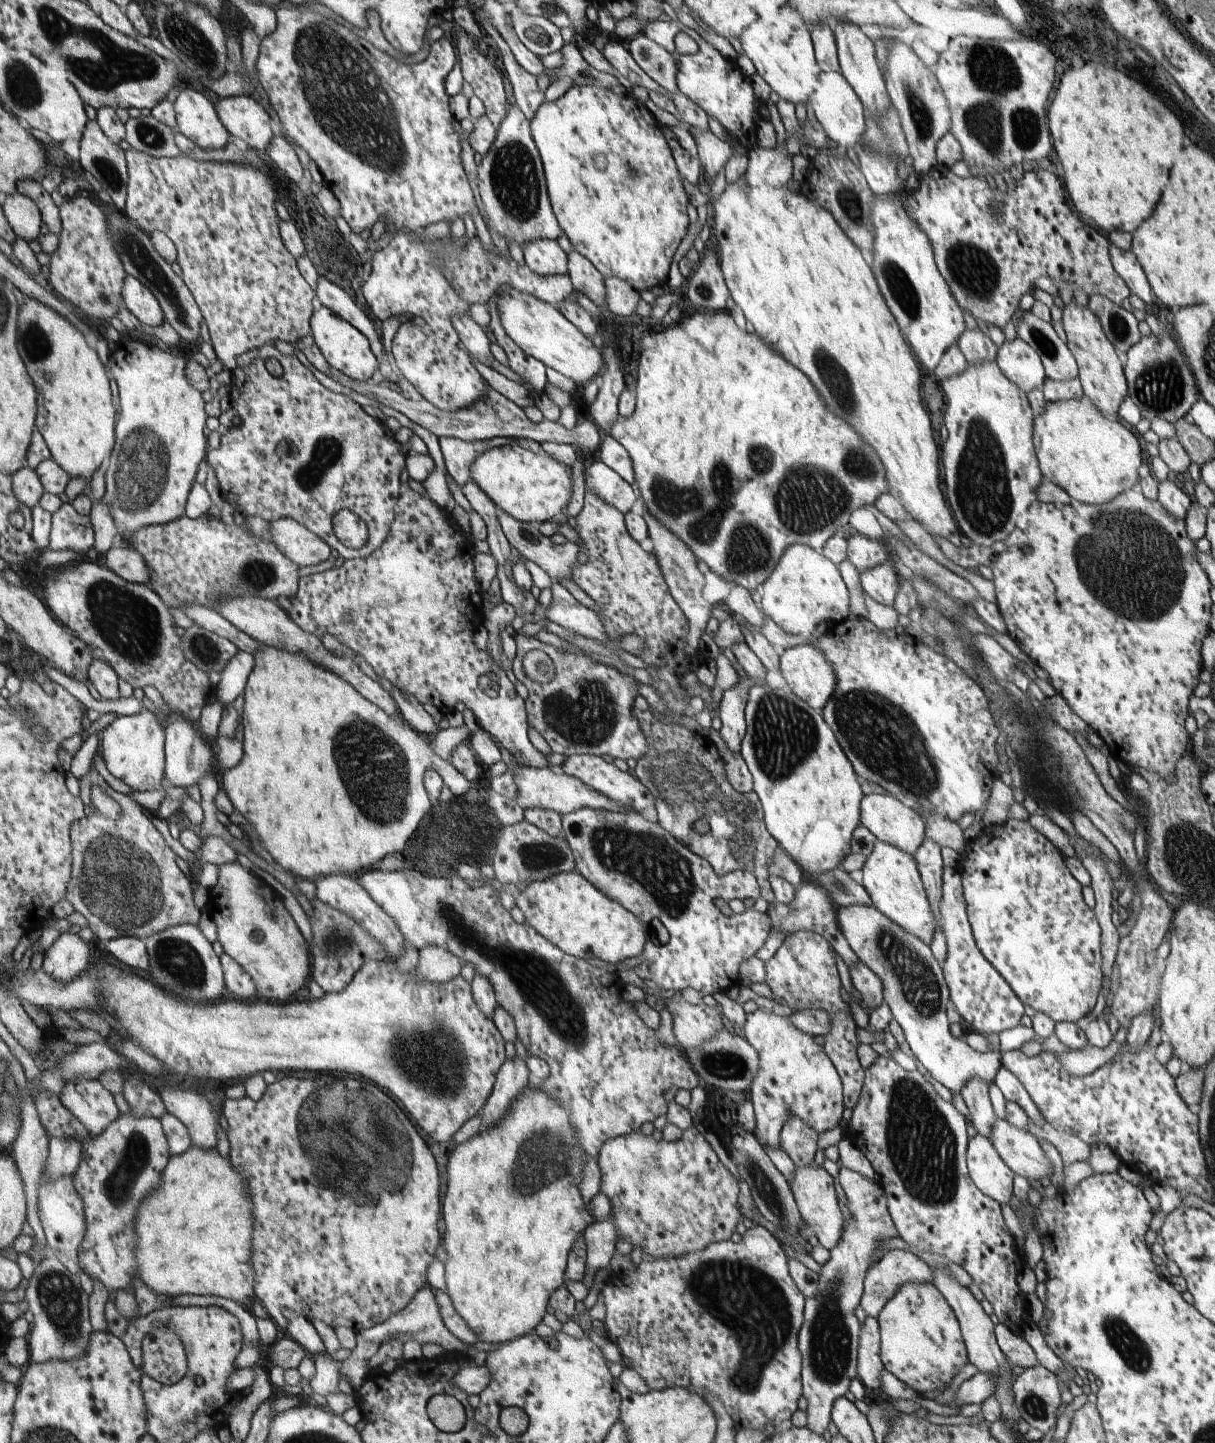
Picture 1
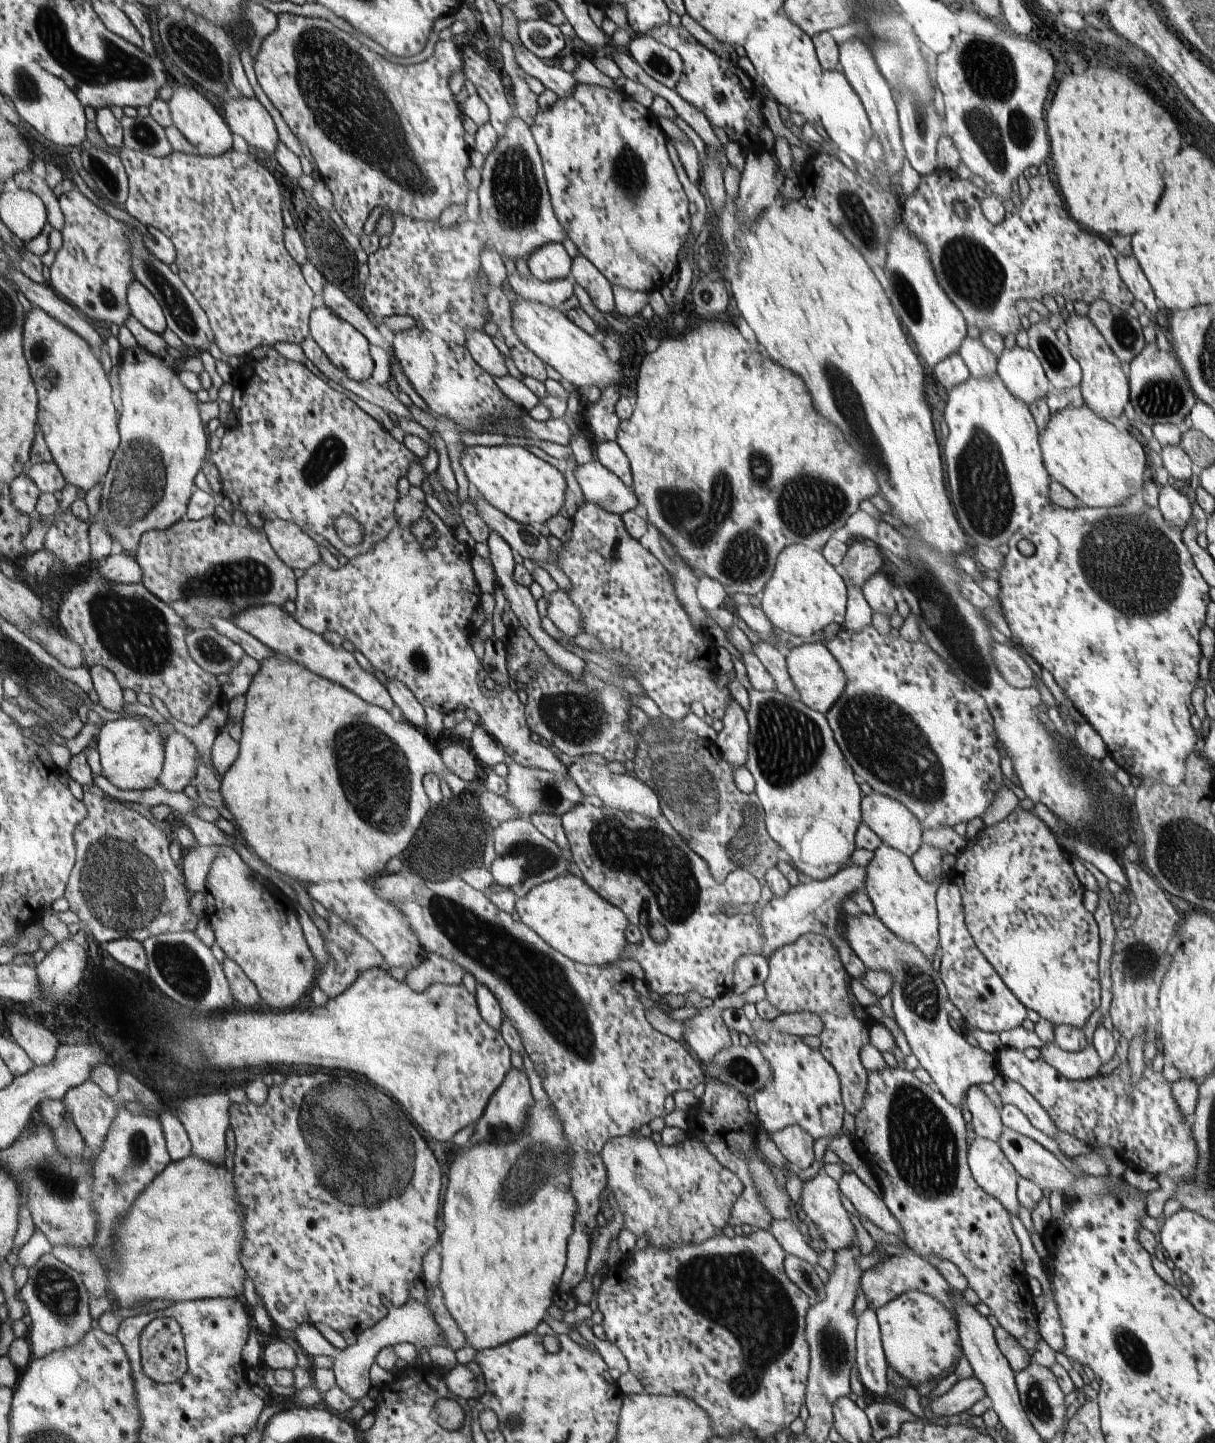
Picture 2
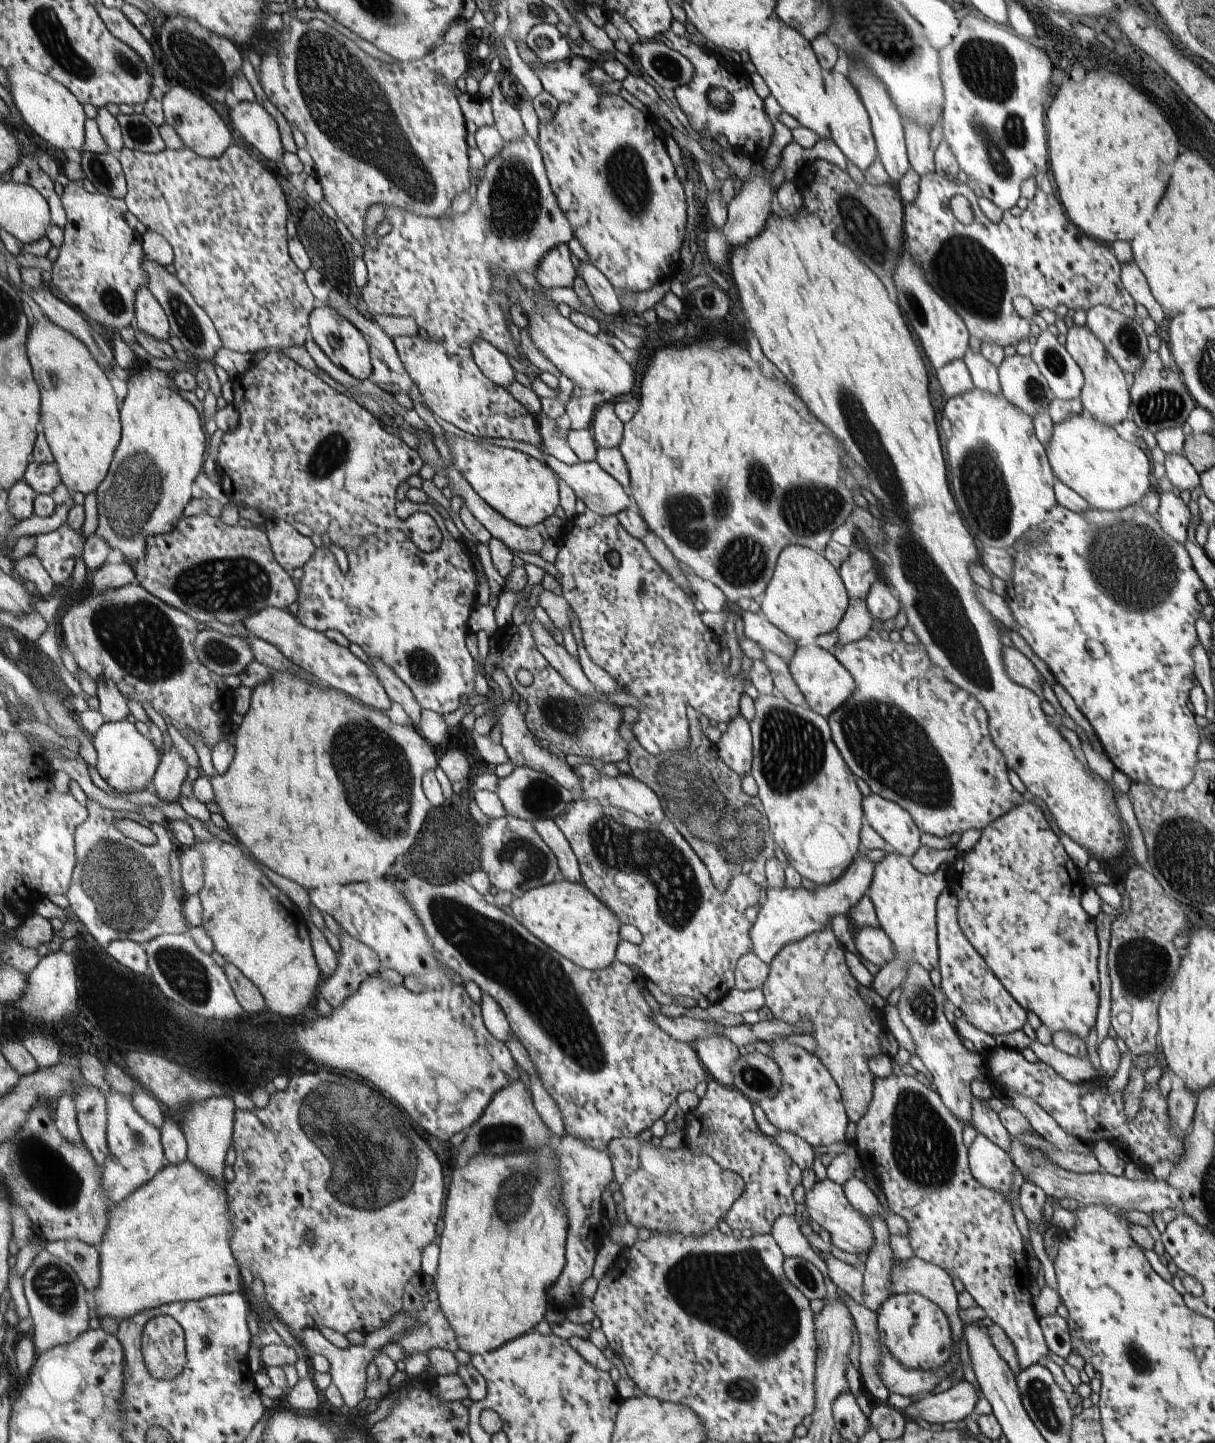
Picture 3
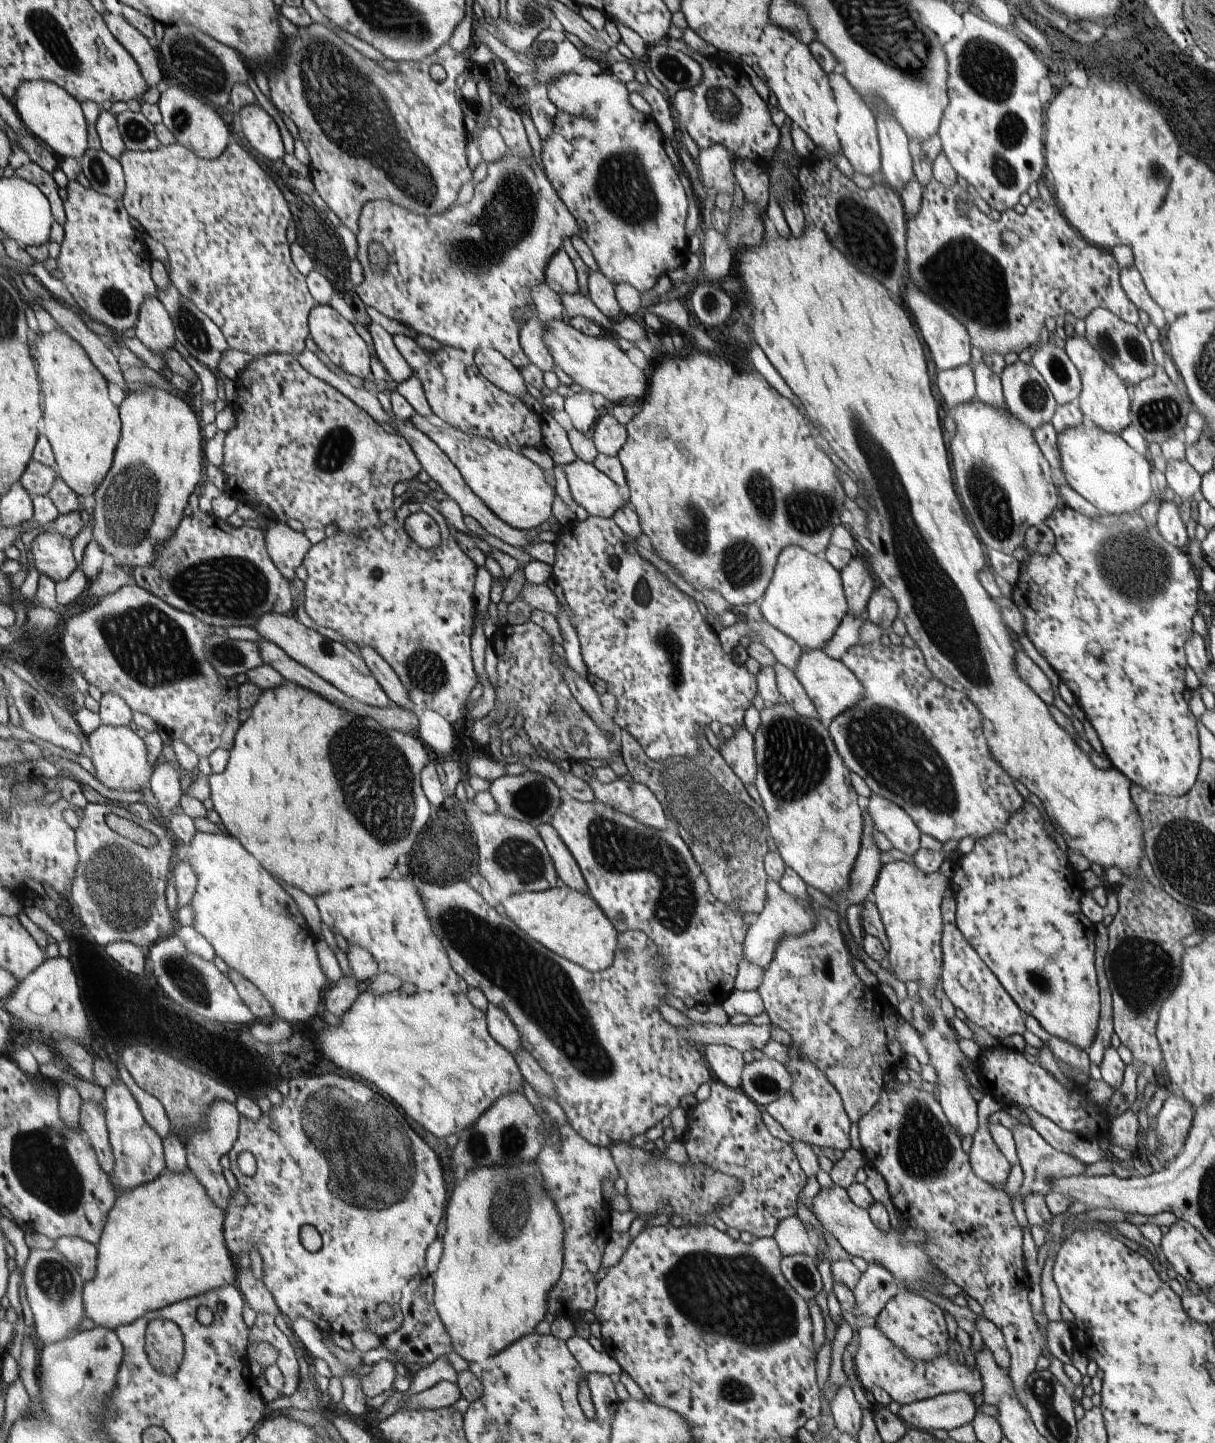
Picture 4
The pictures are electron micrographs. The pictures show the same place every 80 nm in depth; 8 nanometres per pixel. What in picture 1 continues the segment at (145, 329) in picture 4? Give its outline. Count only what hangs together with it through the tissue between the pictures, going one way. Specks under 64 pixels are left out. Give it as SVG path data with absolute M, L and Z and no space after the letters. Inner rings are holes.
M128 274L122 289L122 299L125 307L142 324L156 327L164 323L164 313L152 291Z

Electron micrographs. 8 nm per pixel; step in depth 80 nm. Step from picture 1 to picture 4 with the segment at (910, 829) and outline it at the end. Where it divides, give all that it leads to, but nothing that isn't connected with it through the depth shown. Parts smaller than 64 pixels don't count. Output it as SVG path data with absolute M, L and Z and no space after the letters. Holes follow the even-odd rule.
M872 793L866 810L875 830L880 831L898 850L914 856L921 847L921 832L903 808L895 802Z

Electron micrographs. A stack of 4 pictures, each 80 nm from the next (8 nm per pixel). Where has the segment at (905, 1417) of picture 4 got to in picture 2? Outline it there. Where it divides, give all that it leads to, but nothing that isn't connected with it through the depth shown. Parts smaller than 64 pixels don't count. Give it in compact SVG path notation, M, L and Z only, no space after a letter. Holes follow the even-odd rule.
M972 1377L958 1381L946 1394L924 1401L923 1407L929 1417L948 1417L966 1412L980 1400L986 1400L984 1386L978 1378Z

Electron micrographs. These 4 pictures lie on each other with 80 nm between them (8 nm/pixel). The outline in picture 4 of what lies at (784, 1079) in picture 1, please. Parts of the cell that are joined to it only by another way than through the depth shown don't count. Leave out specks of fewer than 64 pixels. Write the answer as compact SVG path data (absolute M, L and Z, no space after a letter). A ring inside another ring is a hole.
M794 1047L789 1048L788 1072L792 1077L791 1092L764 1106L794 1139L810 1144L819 1152L823 1149L845 1151L850 1147L851 1120L836 1087L826 1075L807 1057Z

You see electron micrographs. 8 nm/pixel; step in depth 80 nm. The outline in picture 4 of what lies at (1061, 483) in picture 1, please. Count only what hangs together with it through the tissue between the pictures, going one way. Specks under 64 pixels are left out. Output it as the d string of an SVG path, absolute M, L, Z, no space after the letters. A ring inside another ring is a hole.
M1088 417L1078 426L1069 426L1063 433L1057 433L1059 461L1066 482L1092 504L1101 514L1116 517L1122 513L1134 513L1148 500L1152 500L1150 464L1145 456L1130 447L1119 434L1109 433L1096 426Z

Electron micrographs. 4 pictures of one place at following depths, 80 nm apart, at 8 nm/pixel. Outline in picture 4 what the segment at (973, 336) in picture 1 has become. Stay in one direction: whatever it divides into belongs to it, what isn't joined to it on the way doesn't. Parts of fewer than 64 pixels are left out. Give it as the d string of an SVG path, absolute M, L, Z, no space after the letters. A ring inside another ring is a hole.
M971 361L969 364L973 368L976 398L991 407L1006 410L1001 378L994 374L984 361L977 363Z

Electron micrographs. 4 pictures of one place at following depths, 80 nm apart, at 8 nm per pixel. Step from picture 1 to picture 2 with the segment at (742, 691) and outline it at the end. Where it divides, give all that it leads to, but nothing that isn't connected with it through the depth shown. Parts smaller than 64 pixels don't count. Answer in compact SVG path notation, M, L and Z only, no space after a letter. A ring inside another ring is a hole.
M733 699L733 704L722 719L724 728L717 734L715 742L726 762L731 767L746 766L749 761L749 720L742 706Z

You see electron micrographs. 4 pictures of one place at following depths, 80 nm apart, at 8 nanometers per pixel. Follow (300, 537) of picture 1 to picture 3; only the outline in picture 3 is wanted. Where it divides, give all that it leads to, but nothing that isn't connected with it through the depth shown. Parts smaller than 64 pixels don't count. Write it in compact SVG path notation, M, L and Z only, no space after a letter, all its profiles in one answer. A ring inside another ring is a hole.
M268 519L263 528L269 538L274 558L277 558L278 564L290 576L296 568L302 569L302 566L313 558L317 550L316 546L312 543L311 538L302 536L292 524Z

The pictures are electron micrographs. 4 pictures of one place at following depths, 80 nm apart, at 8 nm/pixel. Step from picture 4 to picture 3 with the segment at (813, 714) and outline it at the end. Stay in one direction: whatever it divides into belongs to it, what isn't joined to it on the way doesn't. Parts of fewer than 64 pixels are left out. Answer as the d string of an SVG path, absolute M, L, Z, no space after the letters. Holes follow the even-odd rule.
M765 648L762 649L762 652L764 652L764 663L770 670L776 693L783 695L791 704L808 708L808 702L806 702L804 694L800 692L800 688L796 685L788 663Z

